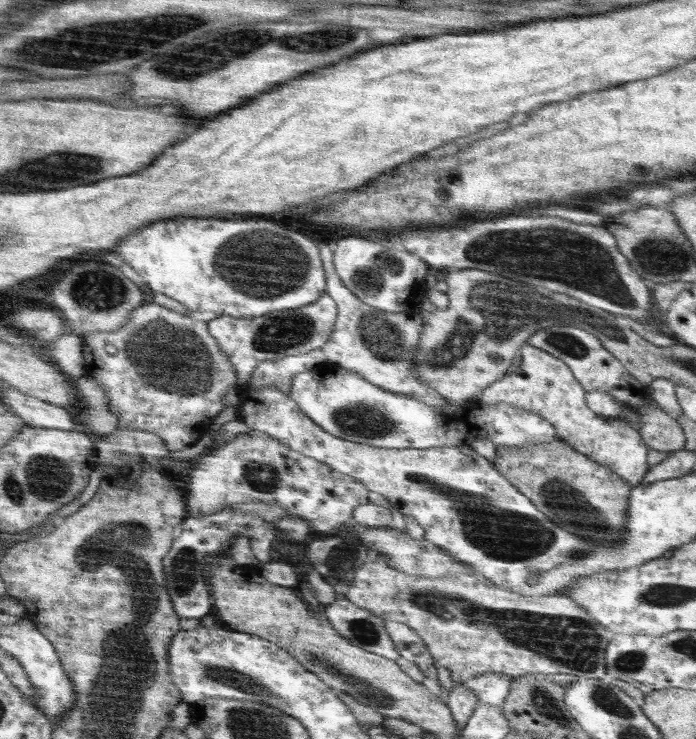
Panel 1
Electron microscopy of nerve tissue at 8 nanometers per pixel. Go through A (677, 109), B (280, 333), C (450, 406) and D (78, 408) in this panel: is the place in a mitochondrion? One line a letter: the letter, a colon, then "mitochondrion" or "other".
A: other
B: mitochondrion
C: other
D: other

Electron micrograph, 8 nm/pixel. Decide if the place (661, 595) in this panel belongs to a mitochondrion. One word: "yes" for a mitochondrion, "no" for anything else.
yes

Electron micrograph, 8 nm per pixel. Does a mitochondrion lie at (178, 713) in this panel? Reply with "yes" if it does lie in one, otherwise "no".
no

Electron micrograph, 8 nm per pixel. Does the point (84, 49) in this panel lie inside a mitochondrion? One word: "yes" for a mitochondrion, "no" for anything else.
yes

